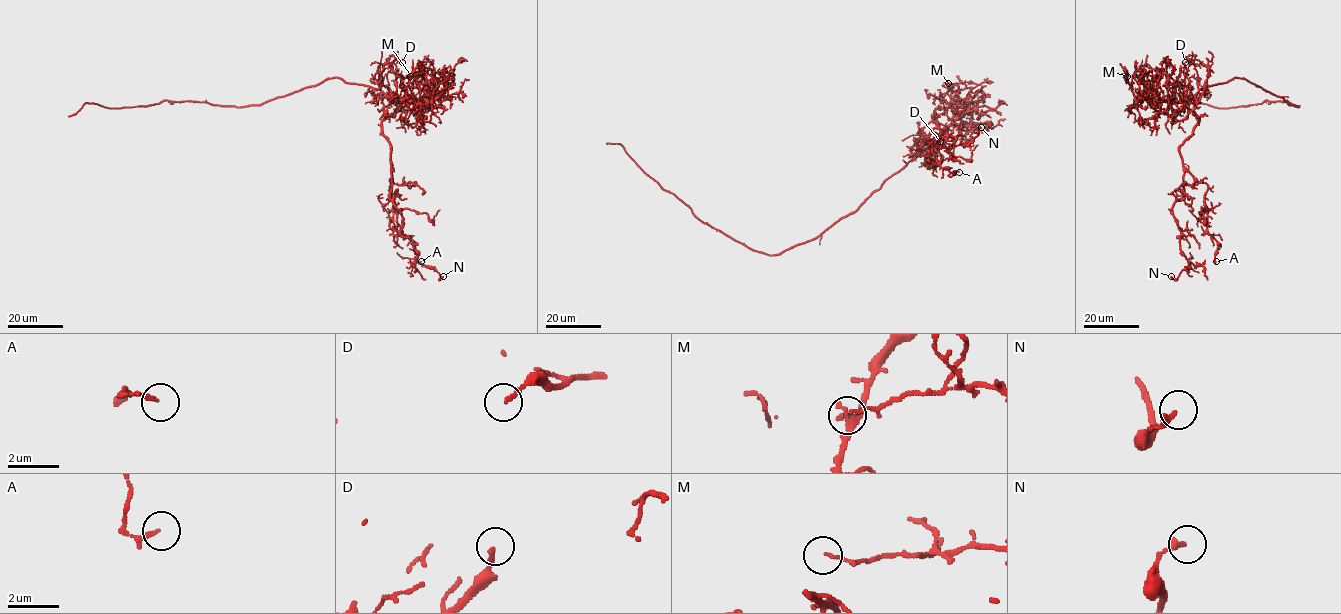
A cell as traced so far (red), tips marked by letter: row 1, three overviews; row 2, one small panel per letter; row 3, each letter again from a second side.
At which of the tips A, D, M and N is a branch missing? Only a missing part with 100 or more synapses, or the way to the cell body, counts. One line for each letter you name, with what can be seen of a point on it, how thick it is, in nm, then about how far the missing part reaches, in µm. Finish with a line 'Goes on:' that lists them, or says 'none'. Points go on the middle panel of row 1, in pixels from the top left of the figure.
Goes on: none

